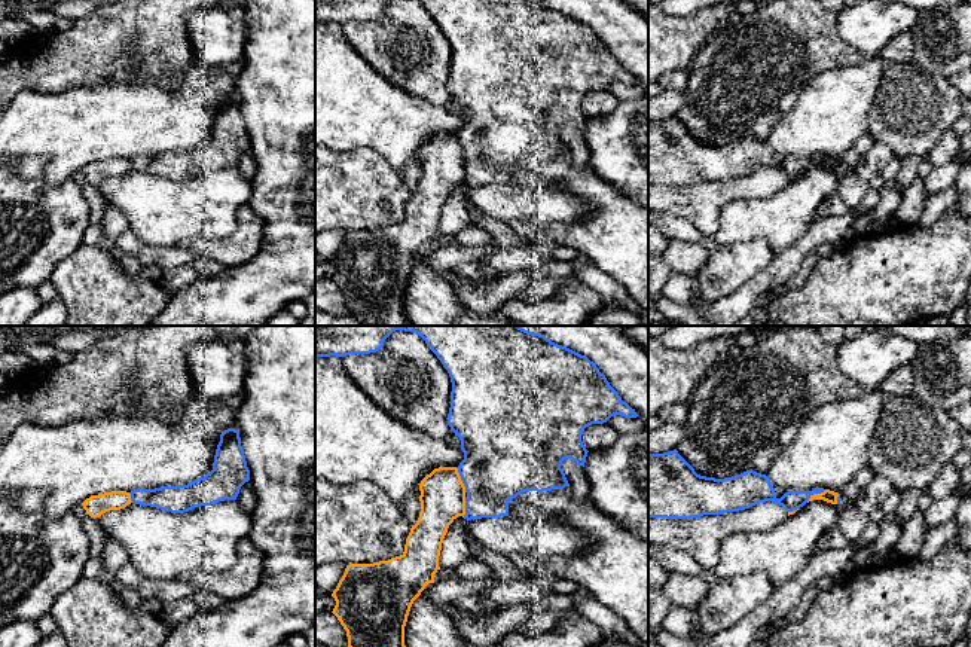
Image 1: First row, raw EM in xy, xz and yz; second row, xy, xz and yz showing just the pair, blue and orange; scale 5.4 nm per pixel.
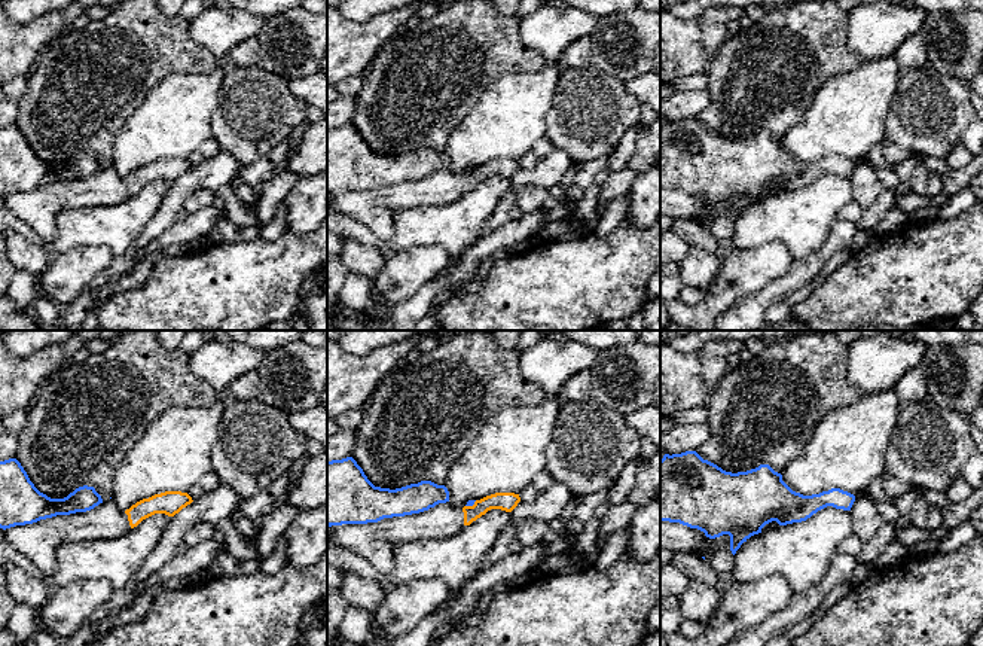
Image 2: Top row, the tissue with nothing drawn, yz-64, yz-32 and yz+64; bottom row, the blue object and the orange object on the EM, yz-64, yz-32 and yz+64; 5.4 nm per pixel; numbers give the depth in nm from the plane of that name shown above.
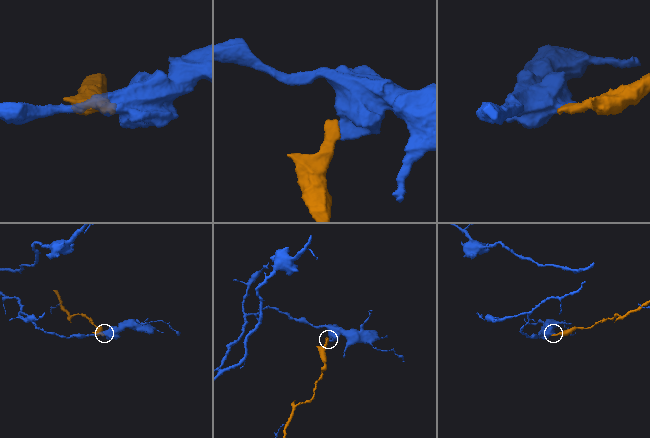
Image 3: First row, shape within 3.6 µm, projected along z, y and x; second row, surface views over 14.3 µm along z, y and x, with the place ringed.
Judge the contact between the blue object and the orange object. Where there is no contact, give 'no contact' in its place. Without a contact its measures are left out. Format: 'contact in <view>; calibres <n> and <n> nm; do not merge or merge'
contact in xz; calibres 420 and 240 nm; do not merge

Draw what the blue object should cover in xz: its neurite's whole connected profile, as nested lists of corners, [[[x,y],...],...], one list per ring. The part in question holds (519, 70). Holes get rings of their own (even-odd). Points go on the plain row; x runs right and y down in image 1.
[[[541,0],[418,1],[451,43],[446,86],[464,119],[457,135],[467,159],[467,187],[509,183],[509,170],[522,159],[570,153],[561,131],[571,125],[584,134],[584,95],[614,82],[638,83],[593,28]]]

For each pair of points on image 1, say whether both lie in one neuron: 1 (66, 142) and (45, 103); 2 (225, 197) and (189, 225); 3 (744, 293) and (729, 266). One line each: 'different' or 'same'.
1: same
2: same
3: different

